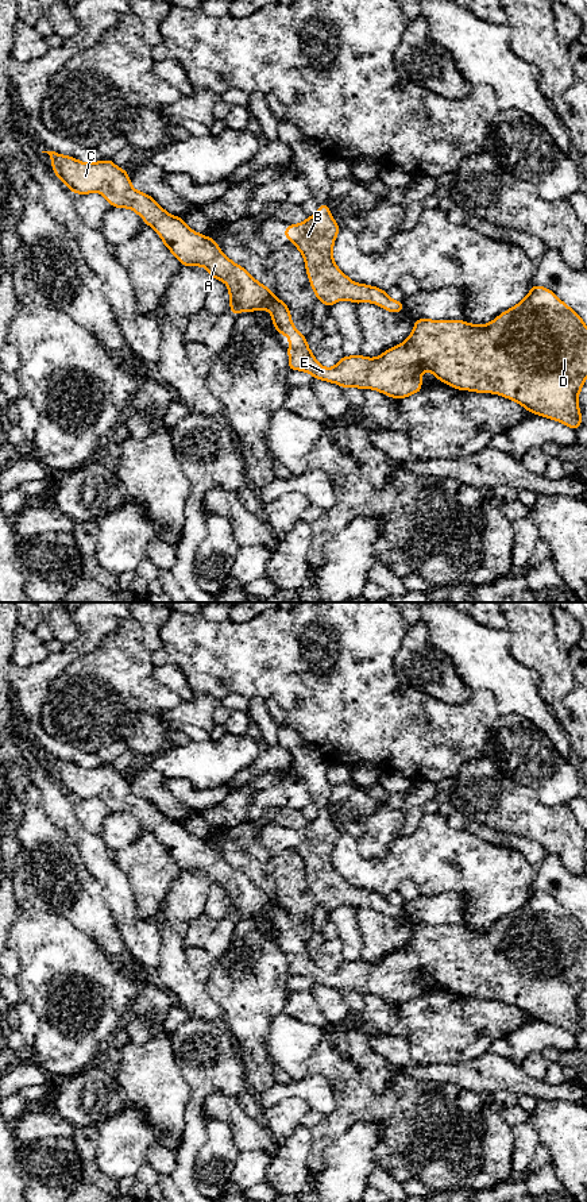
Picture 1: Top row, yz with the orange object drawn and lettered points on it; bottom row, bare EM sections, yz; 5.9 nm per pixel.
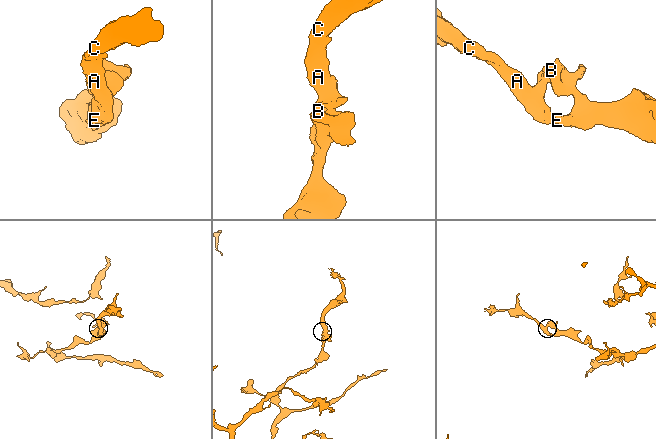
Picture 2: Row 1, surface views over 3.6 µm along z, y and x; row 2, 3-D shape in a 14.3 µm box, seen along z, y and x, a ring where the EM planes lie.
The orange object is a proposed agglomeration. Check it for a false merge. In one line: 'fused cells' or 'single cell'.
single cell

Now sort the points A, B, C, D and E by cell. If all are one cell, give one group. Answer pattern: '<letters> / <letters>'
A B C D E

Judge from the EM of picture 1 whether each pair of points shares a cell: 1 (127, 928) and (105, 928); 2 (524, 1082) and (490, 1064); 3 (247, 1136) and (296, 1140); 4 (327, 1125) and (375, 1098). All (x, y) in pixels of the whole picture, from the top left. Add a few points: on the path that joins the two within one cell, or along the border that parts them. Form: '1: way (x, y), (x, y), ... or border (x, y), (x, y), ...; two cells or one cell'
1: border (104, 900), (126, 947), (134, 956); two cells
2: way (516, 1081), (498, 1073); one cell
3: border (280, 1140), (280, 1147), (271, 1156); two cells
4: way (339, 1120), (363, 1098); one cell

